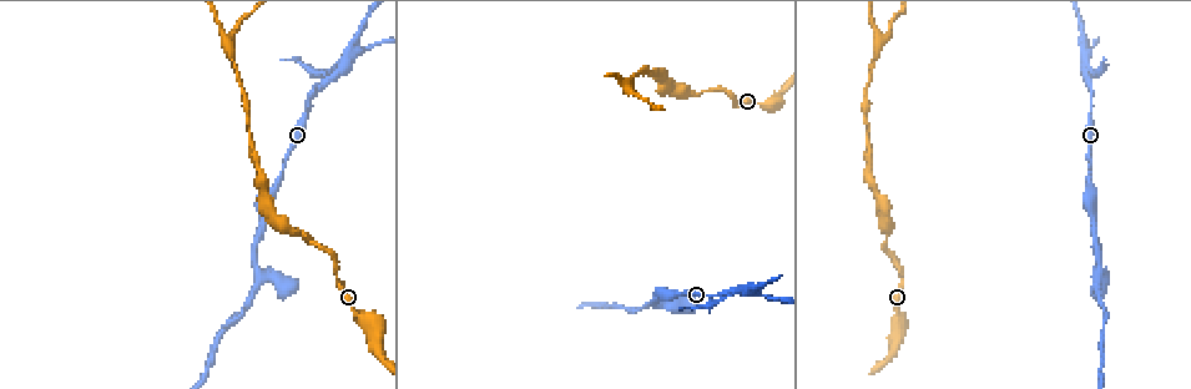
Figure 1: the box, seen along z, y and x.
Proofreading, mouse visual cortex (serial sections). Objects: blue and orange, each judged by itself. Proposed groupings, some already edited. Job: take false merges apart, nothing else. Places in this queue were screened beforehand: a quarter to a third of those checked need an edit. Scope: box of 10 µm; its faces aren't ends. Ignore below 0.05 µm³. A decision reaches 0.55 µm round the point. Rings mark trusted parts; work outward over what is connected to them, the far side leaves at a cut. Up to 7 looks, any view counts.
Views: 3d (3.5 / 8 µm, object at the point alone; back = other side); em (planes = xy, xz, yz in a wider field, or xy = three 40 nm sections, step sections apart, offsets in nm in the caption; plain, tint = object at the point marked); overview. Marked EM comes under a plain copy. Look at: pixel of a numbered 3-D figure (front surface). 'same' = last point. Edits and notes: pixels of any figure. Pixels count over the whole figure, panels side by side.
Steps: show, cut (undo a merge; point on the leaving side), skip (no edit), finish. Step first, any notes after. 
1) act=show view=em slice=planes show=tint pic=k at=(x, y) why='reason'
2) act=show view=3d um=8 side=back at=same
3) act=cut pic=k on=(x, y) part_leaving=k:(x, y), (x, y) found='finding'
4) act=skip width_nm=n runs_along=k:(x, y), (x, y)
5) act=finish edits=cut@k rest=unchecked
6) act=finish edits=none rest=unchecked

act=show view=3d um=3.5 pic=1 at=(749, 290) why='two arms in line, one across'

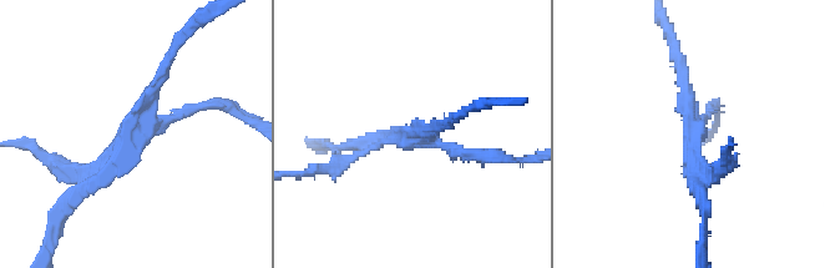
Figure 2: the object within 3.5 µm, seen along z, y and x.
act=show view=em slice=xy step=3 show=tint pic=2 at=(696, 134)

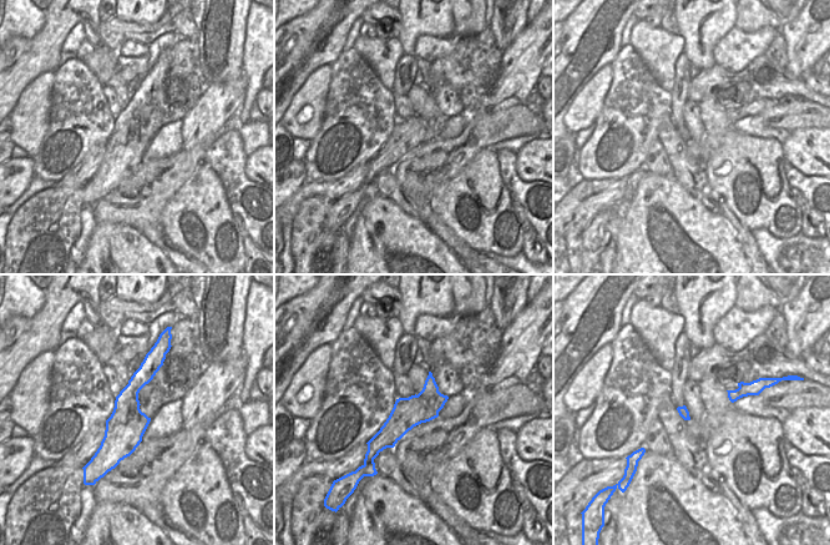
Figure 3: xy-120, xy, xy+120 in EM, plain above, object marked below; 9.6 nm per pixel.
act=cut pic=2 on=(732, 161) arm_widths_nm=150,150,150 found='two cells meet here'

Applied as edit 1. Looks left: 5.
act=show view=overview

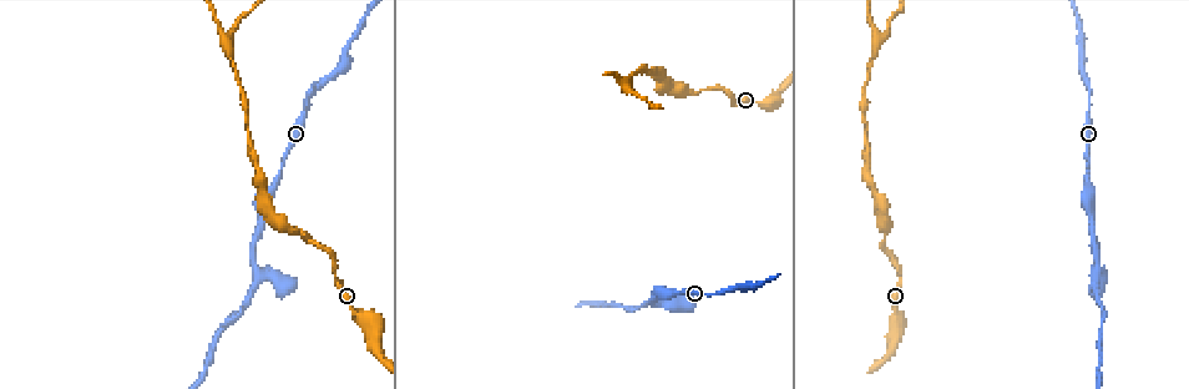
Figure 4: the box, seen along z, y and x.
act=show view=3d um=3.5 pic=4 at=(1097, 273) why='side arm on a straight run'

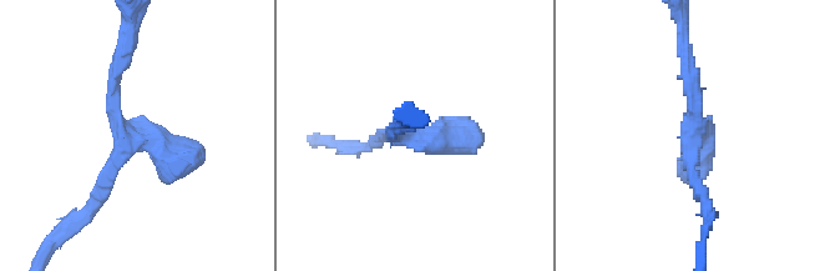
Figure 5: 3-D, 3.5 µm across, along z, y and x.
act=show view=em slice=xy step=2 show=tint pic=5 at=(695, 131)

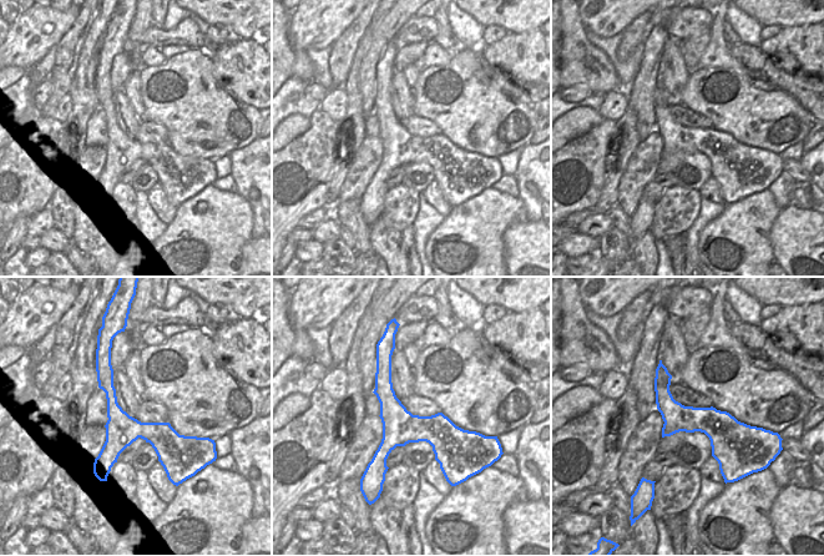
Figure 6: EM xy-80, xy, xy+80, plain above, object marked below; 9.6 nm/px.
act=skip arm_widths_nm=150,200,350 found='all the same cell'

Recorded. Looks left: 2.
act=show view=3d um=3.5 pic=4 at=(227, 39) why='calibre changes'

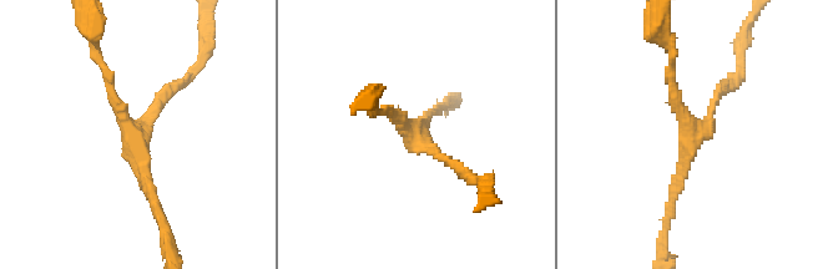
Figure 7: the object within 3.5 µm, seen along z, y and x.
act=show view=em slice=xy step=2 show=tint pic=7 at=(413, 132) arms=3 arm_widths_nm=150,150,150 why='now the EM'

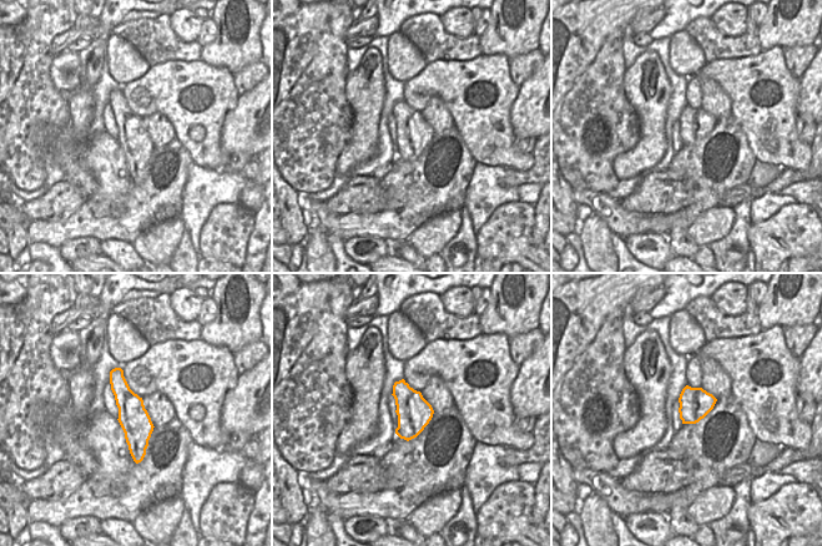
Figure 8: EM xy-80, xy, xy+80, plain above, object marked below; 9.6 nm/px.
act=skip runs_along=8:(117, 370), (137, 426), (137, 459) found='one cell here'

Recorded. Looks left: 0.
act=finish edits=cut@2 rest=unchecked

